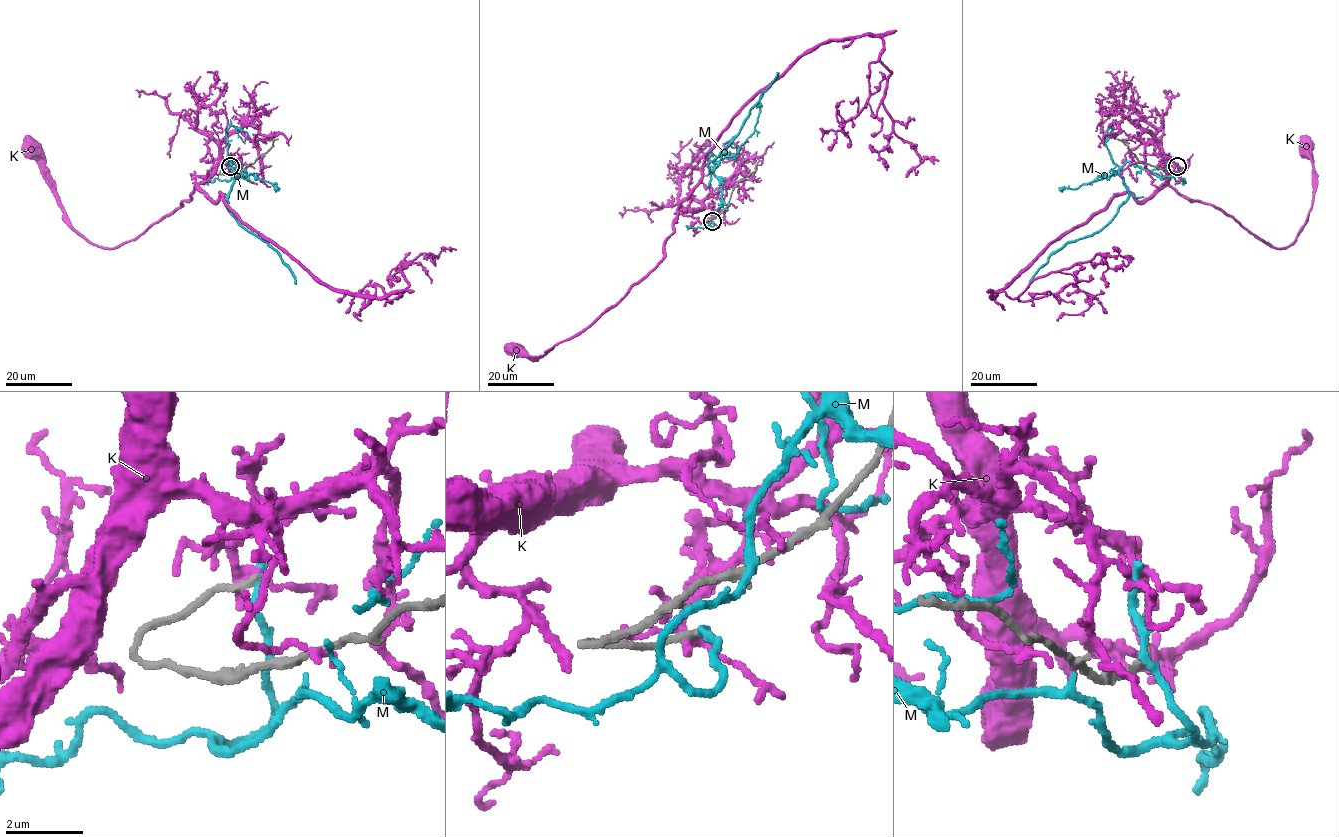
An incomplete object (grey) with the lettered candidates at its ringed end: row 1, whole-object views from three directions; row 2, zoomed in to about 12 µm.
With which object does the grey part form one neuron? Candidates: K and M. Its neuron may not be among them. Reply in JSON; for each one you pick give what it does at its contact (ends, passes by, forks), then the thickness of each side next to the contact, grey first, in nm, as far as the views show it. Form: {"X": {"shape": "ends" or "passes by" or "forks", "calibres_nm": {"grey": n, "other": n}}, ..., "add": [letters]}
{"add": []}

